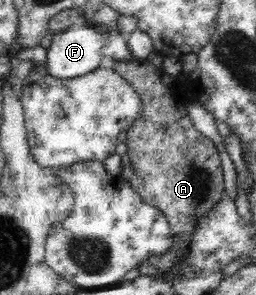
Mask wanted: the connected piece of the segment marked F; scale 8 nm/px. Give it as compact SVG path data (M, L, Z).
M79 21L66 31L53 35L51 44L47 48L47 72L59 82L65 82L70 78L78 78L96 70L104 58L120 61L133 60L134 55L126 40L127 37L119 33L108 33Z

